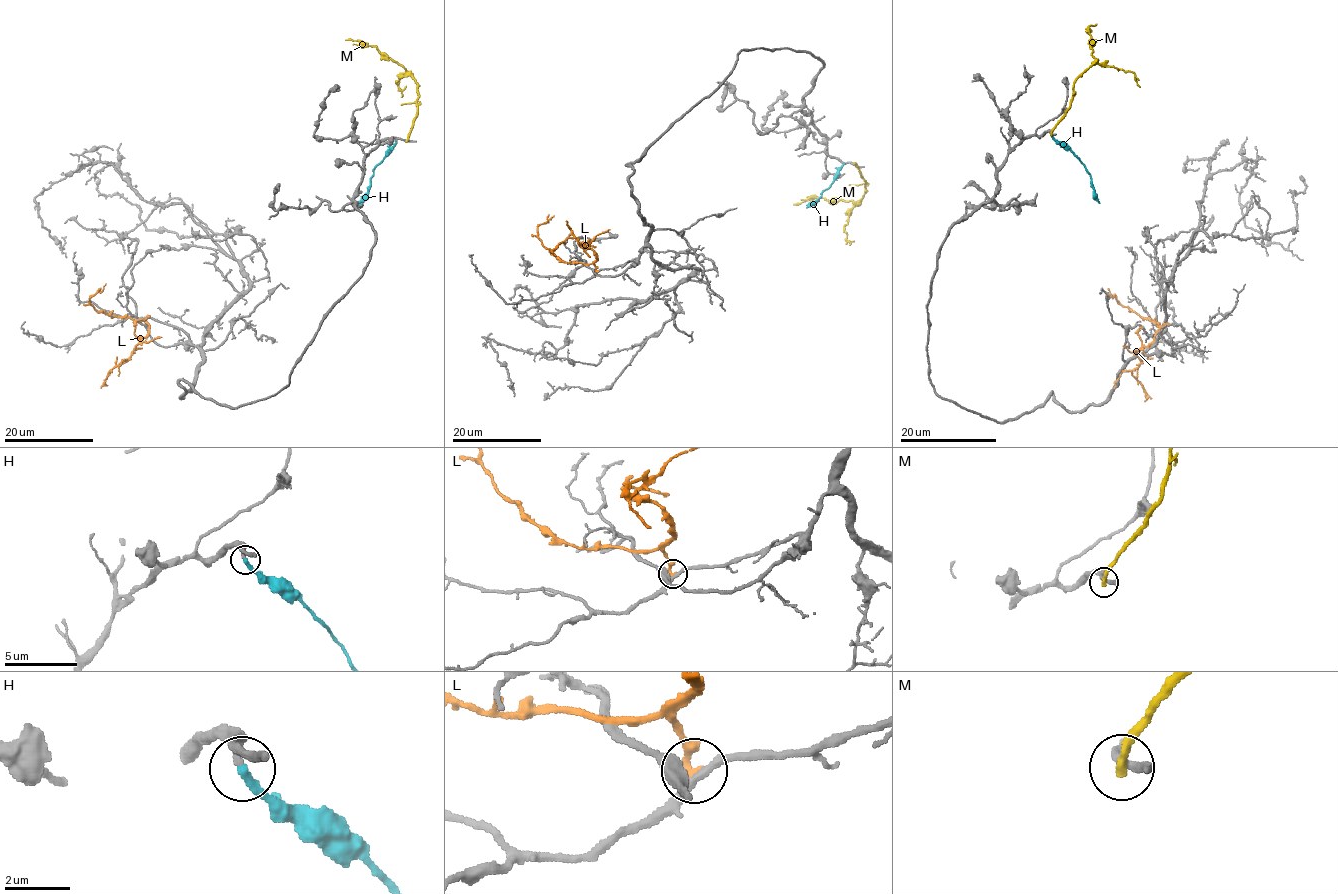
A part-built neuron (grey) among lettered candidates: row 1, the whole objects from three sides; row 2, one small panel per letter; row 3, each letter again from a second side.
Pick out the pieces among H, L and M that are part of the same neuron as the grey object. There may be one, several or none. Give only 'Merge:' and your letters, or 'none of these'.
Merge: H

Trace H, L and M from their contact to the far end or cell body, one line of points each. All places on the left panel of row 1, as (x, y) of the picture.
H: (396, 143), (374, 170), (367, 195), (358, 204)
L: (149, 316), (133, 321), (99, 312), (90, 298), (101, 291), (105, 284)
M: (406, 140), (416, 115), (417, 82), (403, 67), (386, 58), (375, 46), (345, 40)

